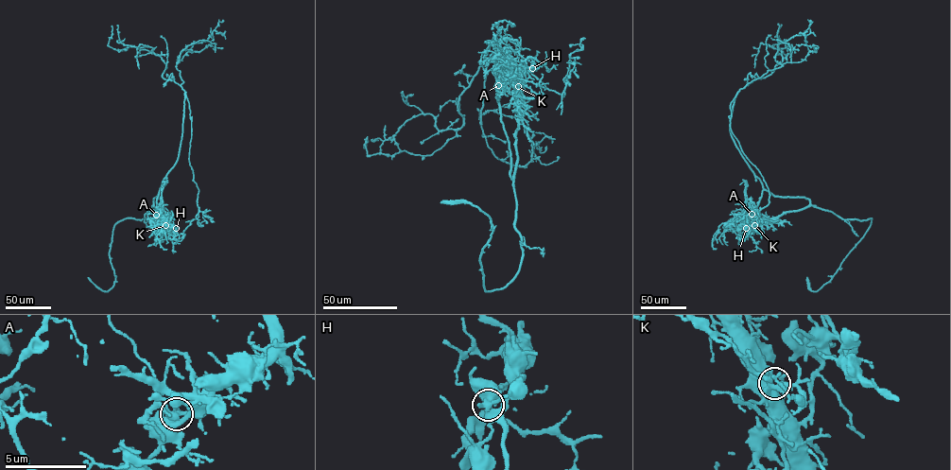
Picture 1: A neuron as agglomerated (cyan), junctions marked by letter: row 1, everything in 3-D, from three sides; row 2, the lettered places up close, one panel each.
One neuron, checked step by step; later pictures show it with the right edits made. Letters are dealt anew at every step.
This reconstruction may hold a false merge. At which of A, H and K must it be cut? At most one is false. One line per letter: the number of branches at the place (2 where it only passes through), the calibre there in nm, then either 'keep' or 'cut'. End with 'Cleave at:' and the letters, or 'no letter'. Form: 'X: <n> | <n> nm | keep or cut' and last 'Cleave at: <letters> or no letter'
A: 5 | 400 nm | keep
H: 5 | 360 nm | cut
K: 5 | 320 nm | keep
Cleave at: H

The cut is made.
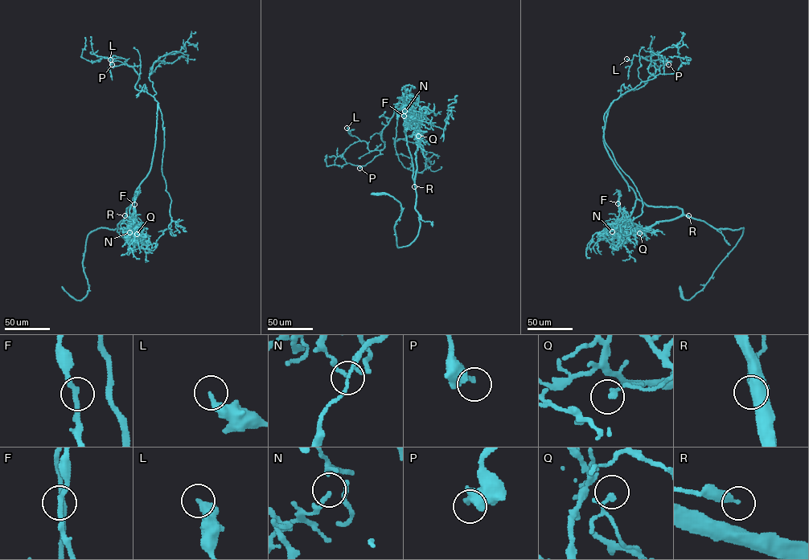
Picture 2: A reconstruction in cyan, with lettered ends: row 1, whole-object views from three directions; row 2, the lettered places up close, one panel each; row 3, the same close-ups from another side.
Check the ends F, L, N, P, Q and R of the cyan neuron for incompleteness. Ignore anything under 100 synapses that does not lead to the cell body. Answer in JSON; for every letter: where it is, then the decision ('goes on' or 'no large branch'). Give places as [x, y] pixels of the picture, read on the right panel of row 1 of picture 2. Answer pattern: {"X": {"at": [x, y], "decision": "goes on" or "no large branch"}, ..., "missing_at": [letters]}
{"F": {"at": [618, 203], "decision": "no large branch"}, "L": {"at": [626, 59], "decision": "no large branch"}, "N": {"at": [612, 231], "decision": "no large branch"}, "P": {"at": [668, 64], "decision": "no large branch"}, "Q": {"at": [639, 233], "decision": "no large branch"}, "R": {"at": [688, 215], "decision": "no large branch"}, "missing_at": []}

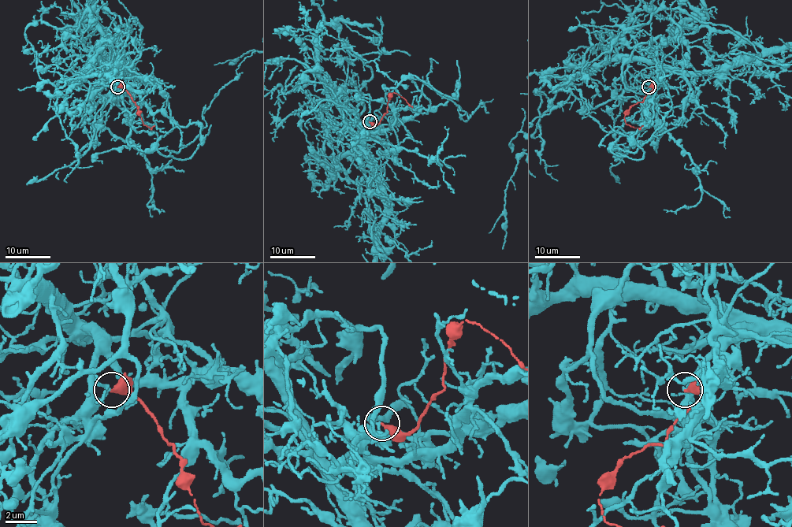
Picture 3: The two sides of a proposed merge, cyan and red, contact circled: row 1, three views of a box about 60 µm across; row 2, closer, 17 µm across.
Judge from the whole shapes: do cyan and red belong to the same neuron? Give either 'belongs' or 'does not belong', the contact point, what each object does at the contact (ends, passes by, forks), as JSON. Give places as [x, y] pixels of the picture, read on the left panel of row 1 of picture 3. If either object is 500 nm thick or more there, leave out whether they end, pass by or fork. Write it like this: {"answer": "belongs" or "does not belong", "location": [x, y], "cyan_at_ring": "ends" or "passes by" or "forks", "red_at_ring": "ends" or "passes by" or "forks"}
{"answer": "does not belong", "location": [117, 87], "cyan_at_ring": "ends", "red_at_ring": "ends"}

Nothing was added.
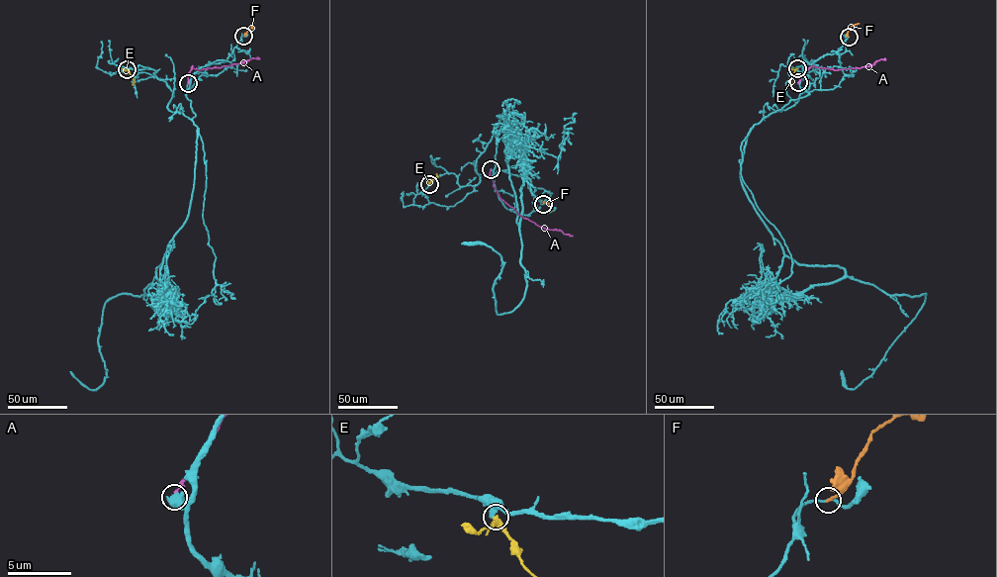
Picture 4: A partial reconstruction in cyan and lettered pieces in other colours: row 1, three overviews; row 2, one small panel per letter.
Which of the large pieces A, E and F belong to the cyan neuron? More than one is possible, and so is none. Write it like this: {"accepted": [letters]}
{"accepted": []}

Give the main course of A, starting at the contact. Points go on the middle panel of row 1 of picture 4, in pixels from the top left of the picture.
A: (491, 169), (494, 186), (499, 198), (518, 214), (545, 229), (560, 230), (573, 236)

